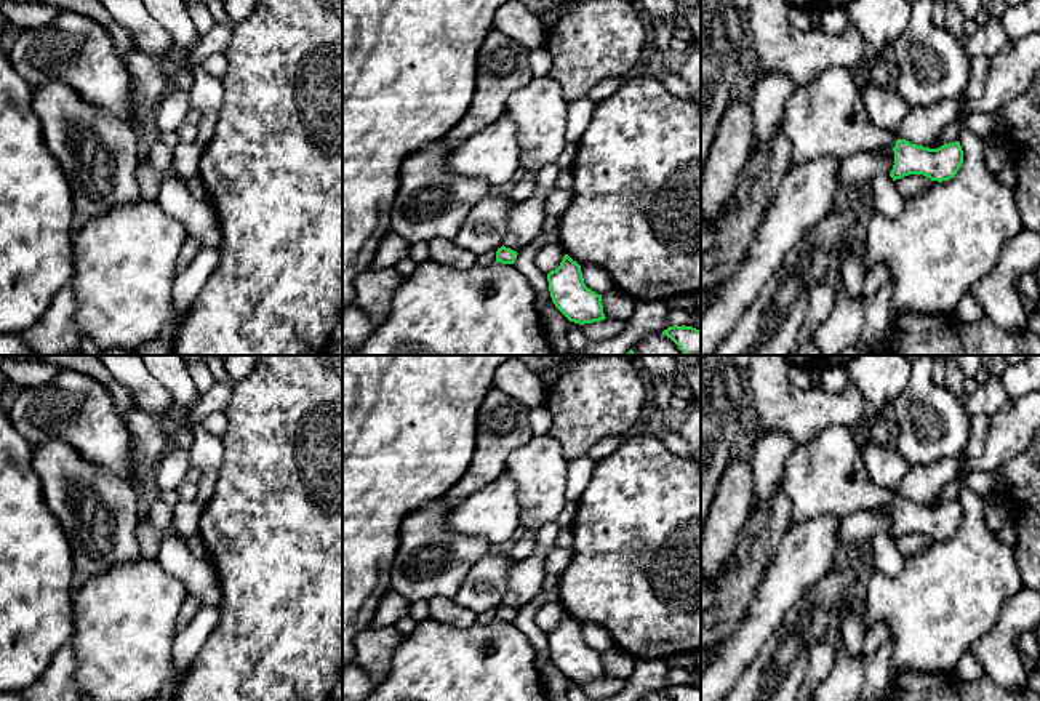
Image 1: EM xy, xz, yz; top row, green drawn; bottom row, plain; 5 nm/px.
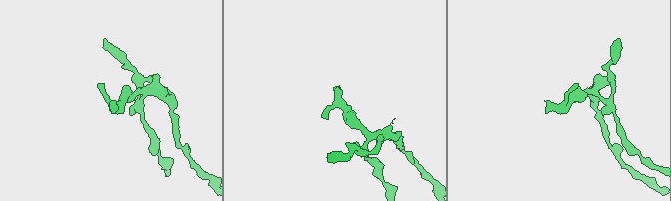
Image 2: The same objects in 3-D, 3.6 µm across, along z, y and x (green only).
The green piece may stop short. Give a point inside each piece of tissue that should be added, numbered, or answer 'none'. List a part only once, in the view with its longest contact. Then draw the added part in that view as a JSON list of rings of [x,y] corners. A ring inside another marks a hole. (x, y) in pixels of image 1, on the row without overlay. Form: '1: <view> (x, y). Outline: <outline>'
1: yz (828, 476). Outline: [[[830,424],[787,458],[781,477],[790,501],[790,528],[813,517],[845,519],[858,511],[894,506],[898,496],[869,477],[845,424]]]

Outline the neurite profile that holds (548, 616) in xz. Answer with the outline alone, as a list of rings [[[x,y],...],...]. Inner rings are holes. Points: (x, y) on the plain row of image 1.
[[[554,602],[554,603],[547,603],[547,605],[542,605],[536,615],[534,615],[534,624],[544,631],[544,632],[549,632],[552,629],[555,629],[562,618],[565,615],[565,608],[563,605],[558,602]]]

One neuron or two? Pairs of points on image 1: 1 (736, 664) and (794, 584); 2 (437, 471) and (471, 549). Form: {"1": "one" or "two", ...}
{"1": "one", "2": "two"}

